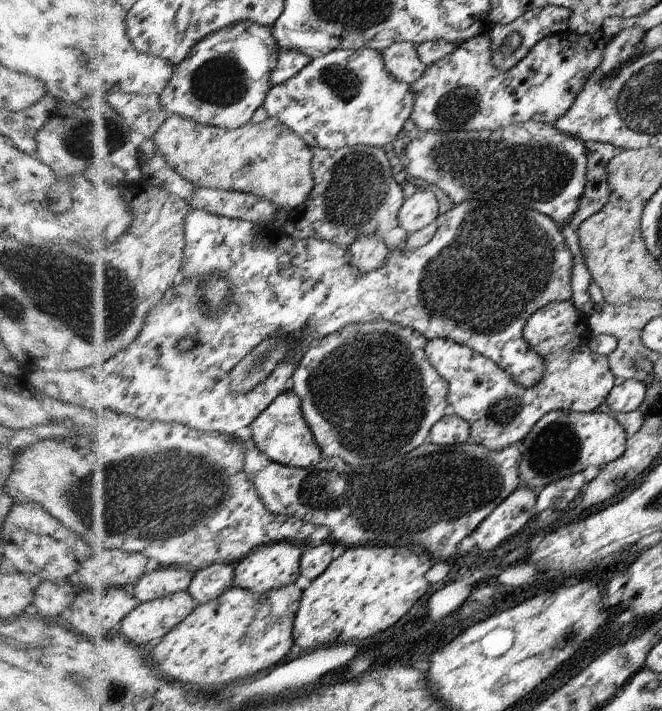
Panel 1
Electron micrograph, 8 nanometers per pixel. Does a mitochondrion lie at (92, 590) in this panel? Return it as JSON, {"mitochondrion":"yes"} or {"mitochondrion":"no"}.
{"mitochondrion":"no"}

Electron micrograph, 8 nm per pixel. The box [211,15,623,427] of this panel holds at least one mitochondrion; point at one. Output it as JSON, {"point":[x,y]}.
{"point":[500,264]}

